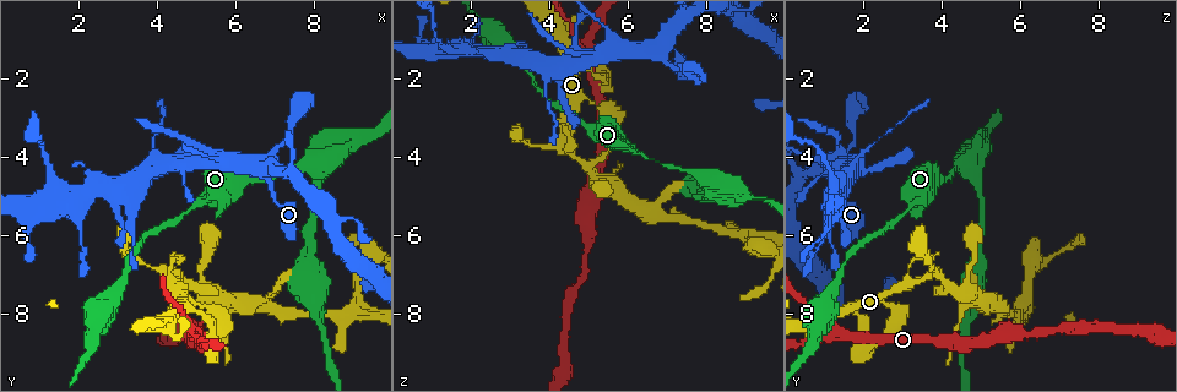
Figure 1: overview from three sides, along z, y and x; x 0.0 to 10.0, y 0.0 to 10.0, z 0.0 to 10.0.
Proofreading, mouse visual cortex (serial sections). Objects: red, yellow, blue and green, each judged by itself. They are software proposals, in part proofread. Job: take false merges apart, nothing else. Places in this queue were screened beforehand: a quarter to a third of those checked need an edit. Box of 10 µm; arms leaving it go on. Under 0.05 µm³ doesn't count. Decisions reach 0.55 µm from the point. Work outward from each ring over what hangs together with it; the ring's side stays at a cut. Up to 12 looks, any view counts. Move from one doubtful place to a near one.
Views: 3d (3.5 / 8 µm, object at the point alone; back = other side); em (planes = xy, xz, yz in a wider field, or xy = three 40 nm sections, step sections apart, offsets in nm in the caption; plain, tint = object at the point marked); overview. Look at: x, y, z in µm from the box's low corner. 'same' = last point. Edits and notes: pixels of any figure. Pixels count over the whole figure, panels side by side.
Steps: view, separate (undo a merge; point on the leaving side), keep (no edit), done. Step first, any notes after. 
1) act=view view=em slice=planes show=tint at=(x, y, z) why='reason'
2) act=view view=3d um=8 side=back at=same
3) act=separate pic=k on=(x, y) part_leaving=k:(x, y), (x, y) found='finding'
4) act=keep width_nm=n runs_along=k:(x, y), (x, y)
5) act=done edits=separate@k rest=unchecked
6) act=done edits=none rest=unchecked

act=view view=3d um=8 at=(7.90, 4.25, 4.60) why='thin arm on a thick one'

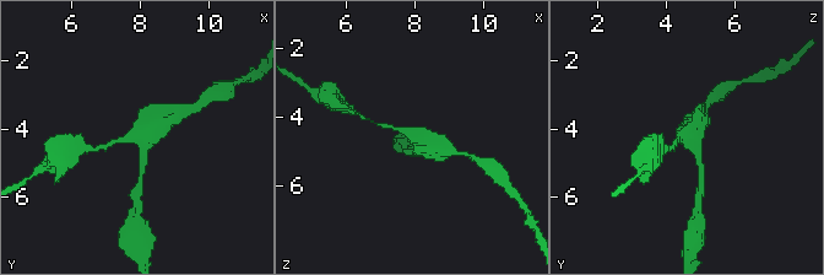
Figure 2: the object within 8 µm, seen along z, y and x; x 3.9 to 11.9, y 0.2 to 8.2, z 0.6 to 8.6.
act=view view=em slice=xy step=5 show=tint at=same arms=4 arm_widths_nm=150,200,300,500 why='now the EM'

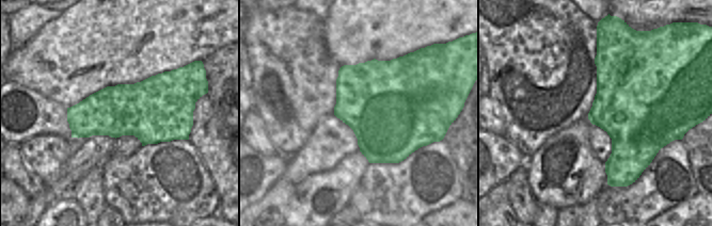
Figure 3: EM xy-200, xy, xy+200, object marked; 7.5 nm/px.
act=keep width_nm=700 runs_along=2:(114, 141), (144, 136), (141, 170) found='one cell here'

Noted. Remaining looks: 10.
act=view view=3d um=8 at=(4.95, 8.60, 1.35) why='arms part here'

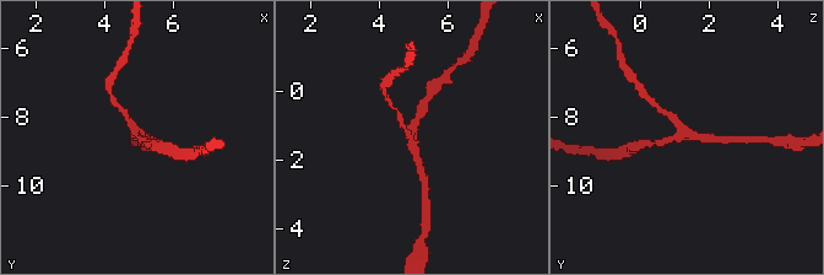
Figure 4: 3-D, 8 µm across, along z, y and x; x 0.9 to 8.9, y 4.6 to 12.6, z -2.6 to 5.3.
act=view view=3d um=3.5 at=same why='zoom in'

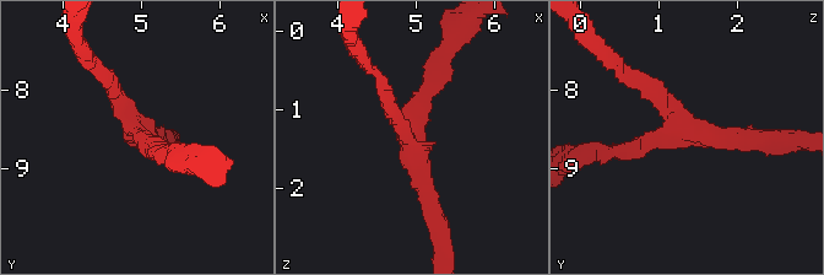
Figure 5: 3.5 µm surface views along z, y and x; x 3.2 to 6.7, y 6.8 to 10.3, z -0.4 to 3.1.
act=view view=em slice=xy step=1 show=tint at=(4.95, 8.50, 1.40) why='shape alone is not enough'

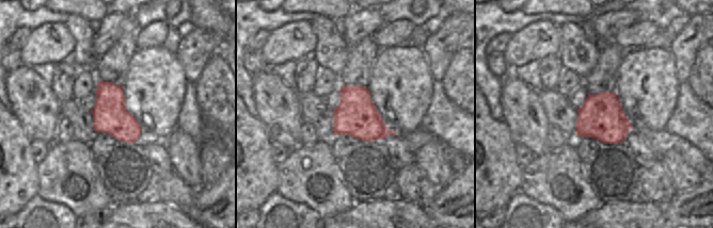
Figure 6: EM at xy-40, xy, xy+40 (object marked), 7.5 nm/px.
act=keep arms=3 runs_along=5:(764, 139), (688, 130), (619, 150) found='all the same cell'

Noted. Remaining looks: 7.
act=view view=3d um=8 at=(5.20, 3.80, 1.35) why='four-way junction'

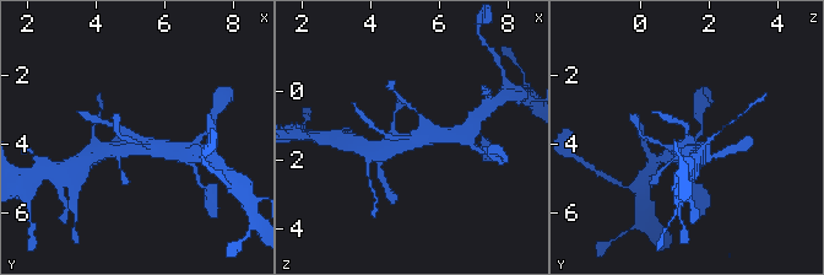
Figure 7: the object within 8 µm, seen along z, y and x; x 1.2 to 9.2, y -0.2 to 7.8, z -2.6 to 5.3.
act=view view=em slice=xy step=2 show=tint at=same

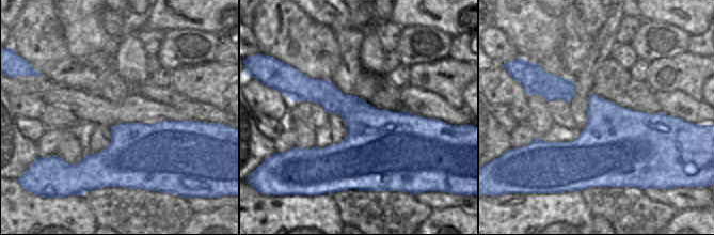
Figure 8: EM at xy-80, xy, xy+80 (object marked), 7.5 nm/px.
act=separate pic=7 on=(671, 119) width_nm=480 part_leaving=7:(687, 129), (686, 124), (661, 113) found='a second cell is stuck on'

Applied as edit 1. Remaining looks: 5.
act=view view=overview why='see it whole again'

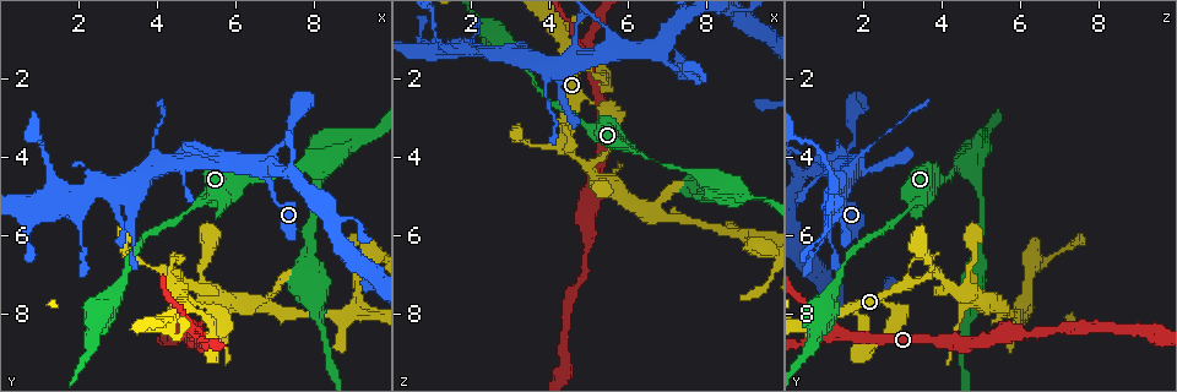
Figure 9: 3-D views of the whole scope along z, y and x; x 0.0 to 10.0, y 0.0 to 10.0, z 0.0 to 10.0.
act=view view=3d um=8 at=(2.00, 4.90, 1.25) why='calibre changes'

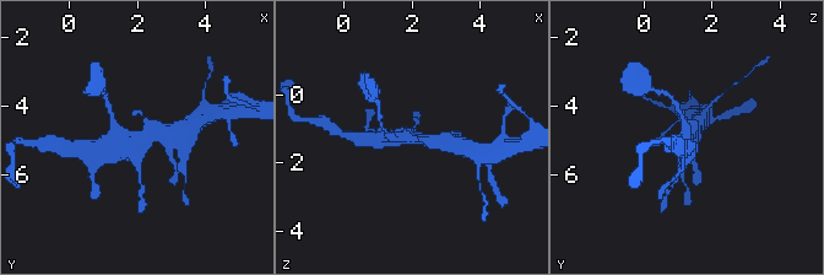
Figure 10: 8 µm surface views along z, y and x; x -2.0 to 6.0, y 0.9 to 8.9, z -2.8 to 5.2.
act=view view=3d um=3.5 at=same why='zoom in'

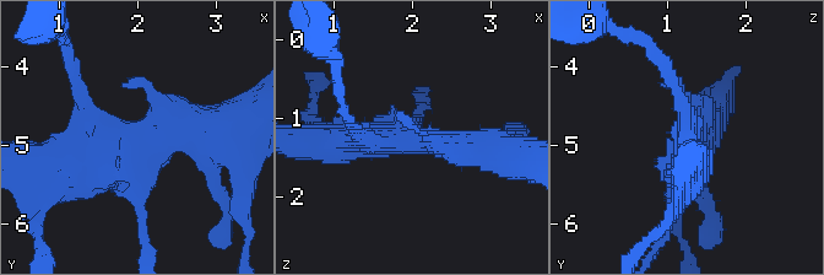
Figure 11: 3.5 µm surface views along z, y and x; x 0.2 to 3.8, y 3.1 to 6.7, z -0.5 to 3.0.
act=view view=em slice=planes show=tint at=(1.95, 4.90, 1.30)

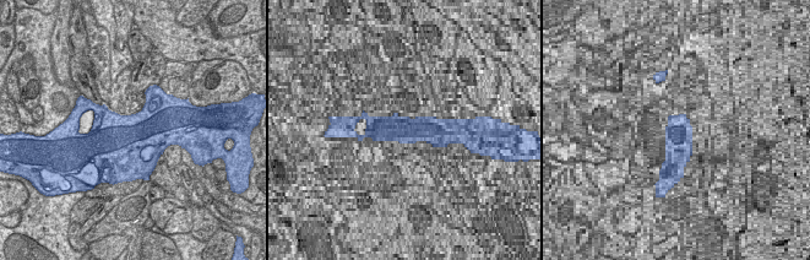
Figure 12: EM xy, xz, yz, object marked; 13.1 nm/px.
act=keep runs_along=11:(220, 128), (136, 135), (69, 172) found='one cell here'

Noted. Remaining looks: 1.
act=done edits=separate@7 rest=unchecked

